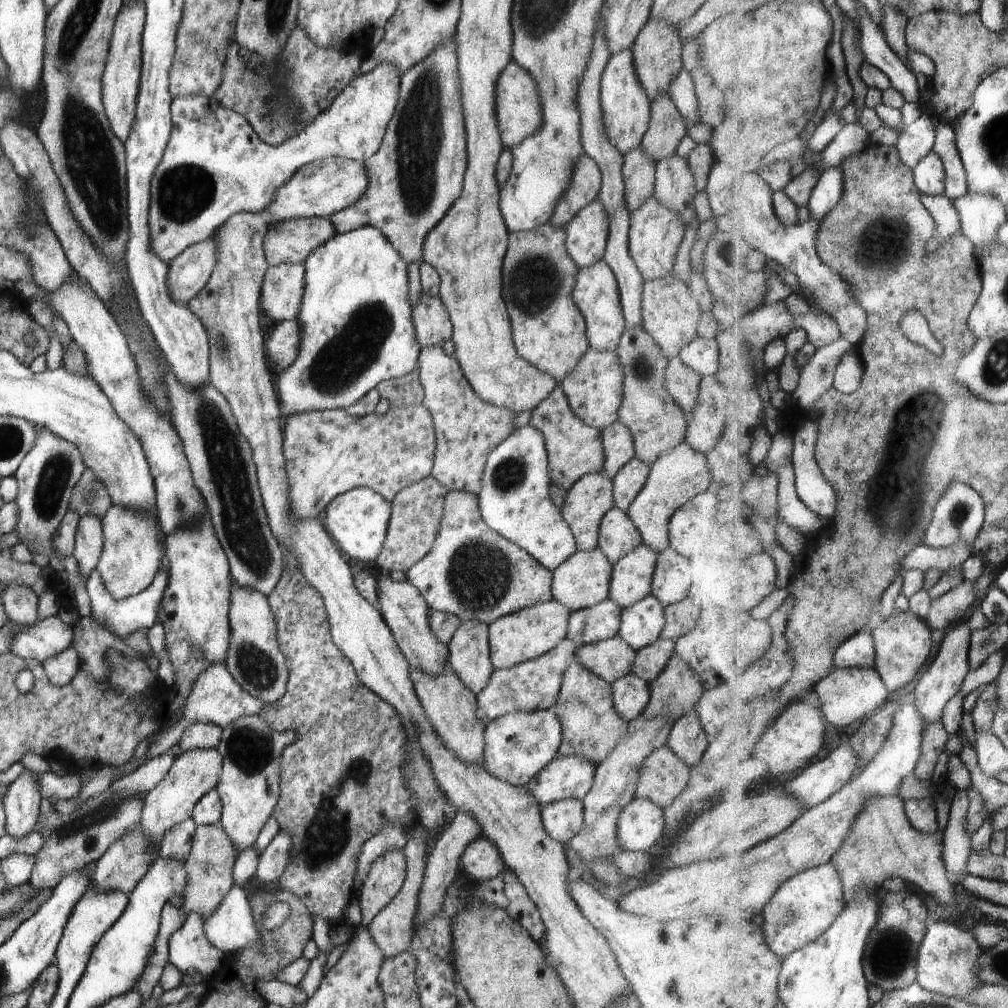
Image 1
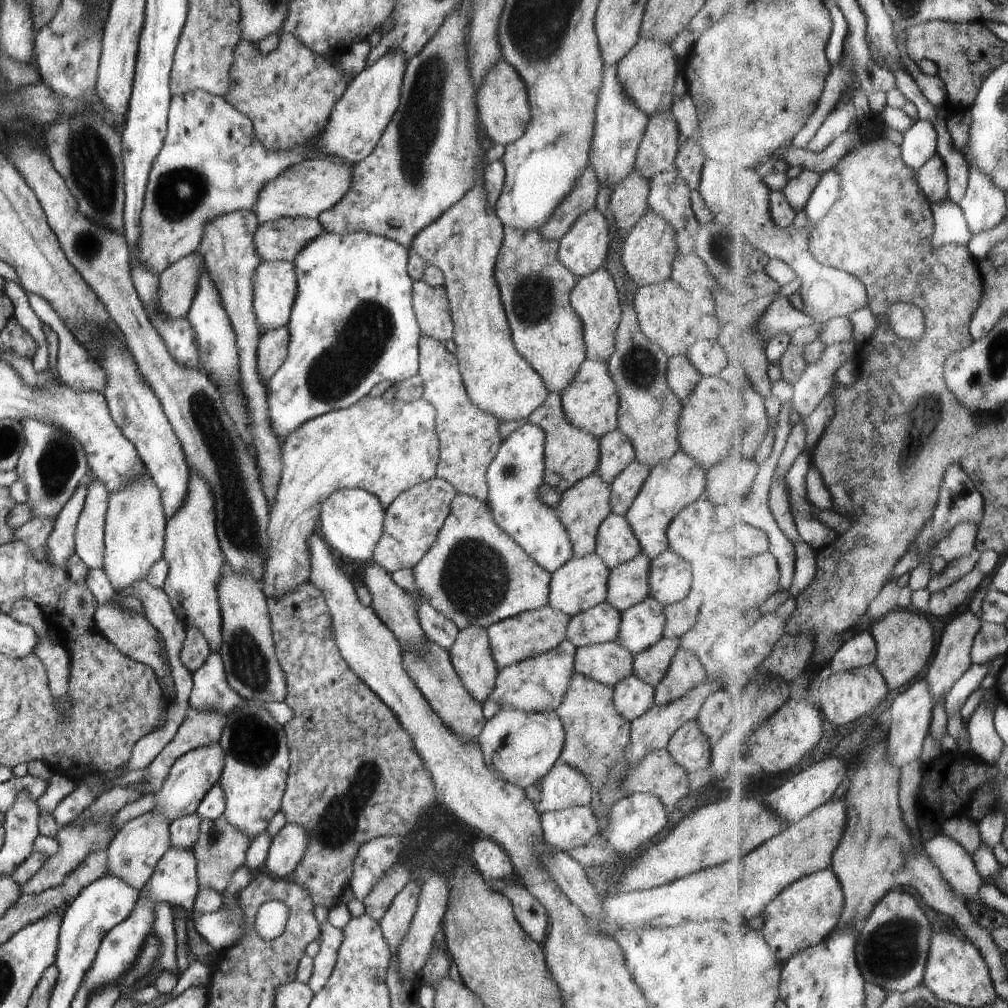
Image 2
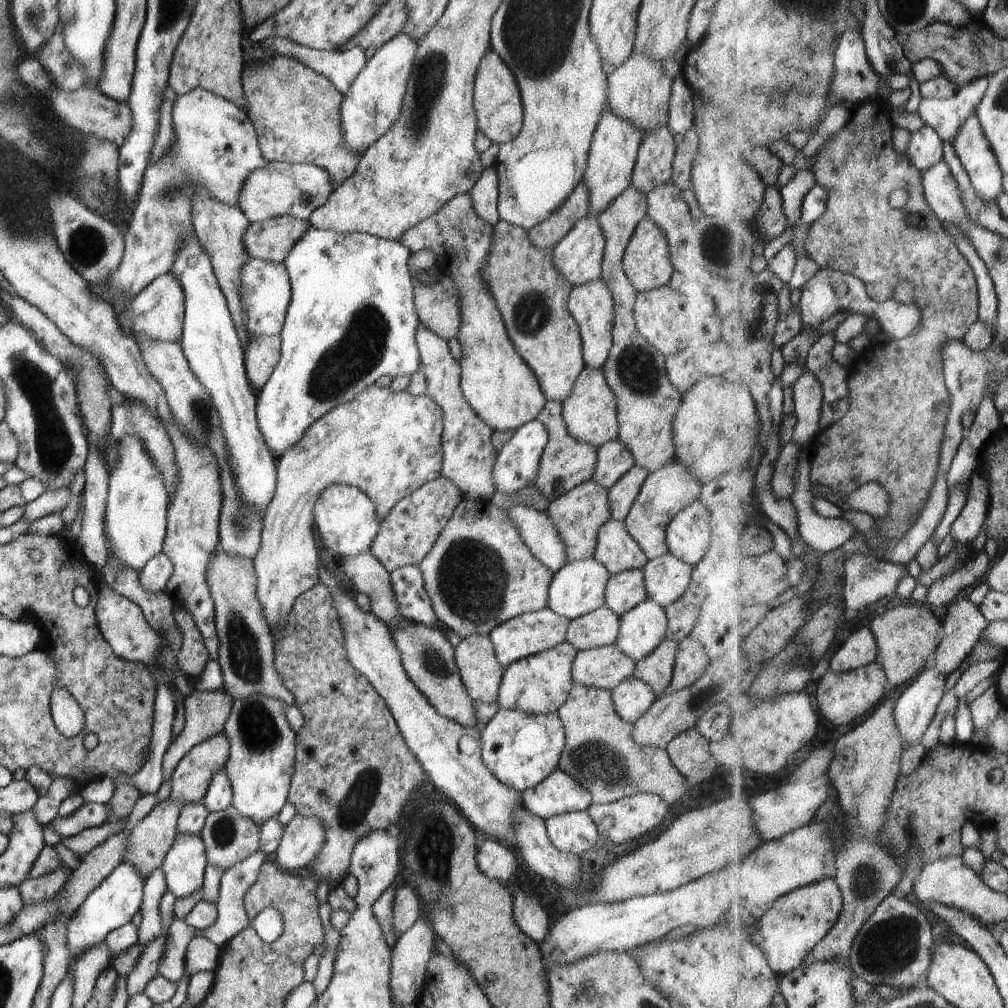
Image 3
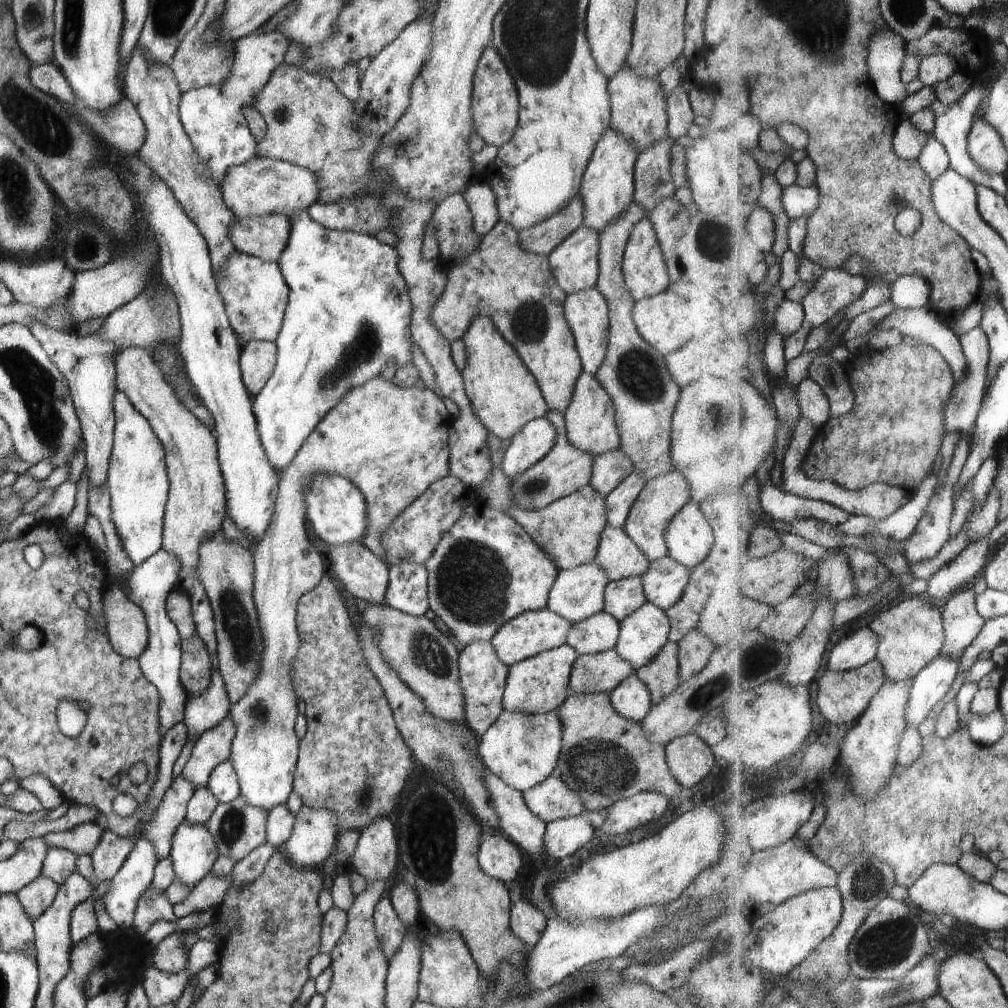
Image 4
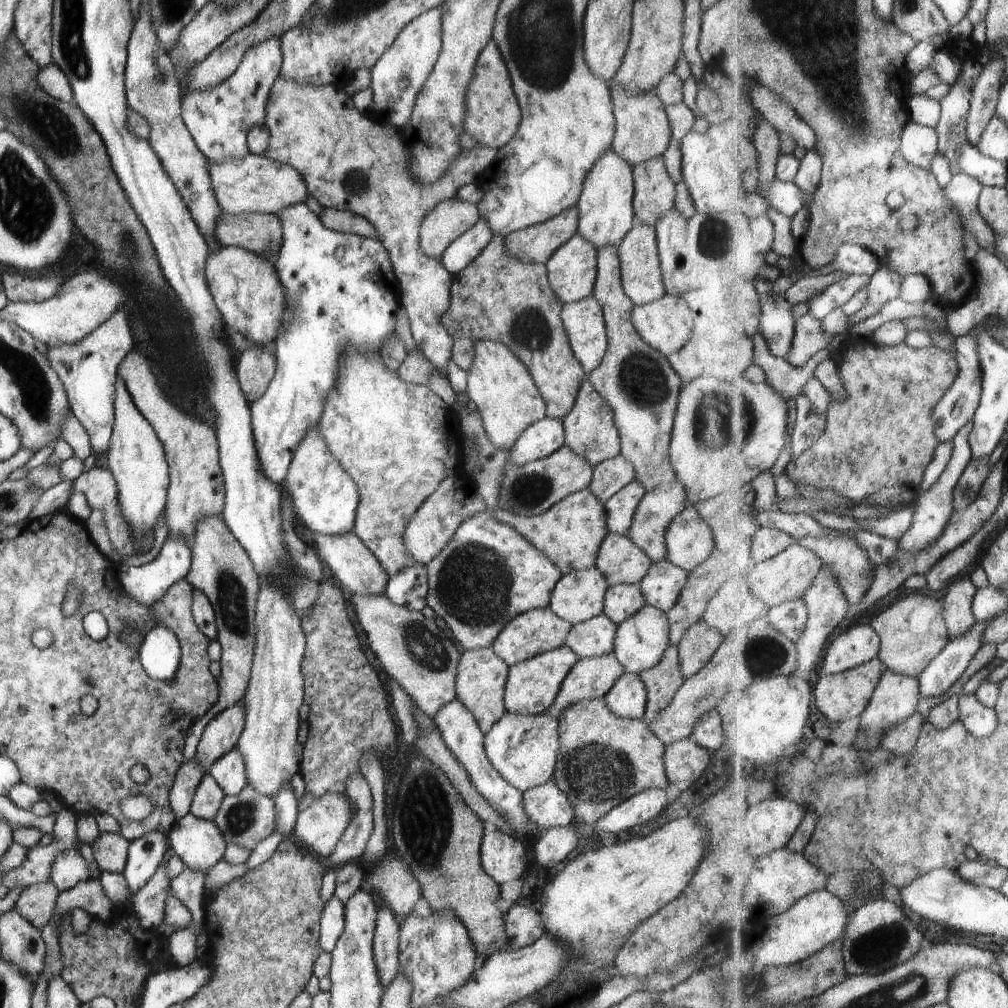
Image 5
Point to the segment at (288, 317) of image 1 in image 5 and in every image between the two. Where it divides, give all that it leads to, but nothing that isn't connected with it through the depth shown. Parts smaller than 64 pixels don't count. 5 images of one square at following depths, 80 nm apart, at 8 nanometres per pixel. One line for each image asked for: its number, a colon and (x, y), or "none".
2: (275, 285)
3: (265, 287)
4: (255, 293)
5: (246, 290)

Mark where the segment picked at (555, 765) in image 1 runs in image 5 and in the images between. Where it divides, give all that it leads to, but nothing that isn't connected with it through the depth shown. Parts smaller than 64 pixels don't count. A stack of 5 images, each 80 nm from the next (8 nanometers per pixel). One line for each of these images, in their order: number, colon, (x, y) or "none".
2: (563, 787)
3: (559, 793)
4: (551, 800)
5: (547, 805)

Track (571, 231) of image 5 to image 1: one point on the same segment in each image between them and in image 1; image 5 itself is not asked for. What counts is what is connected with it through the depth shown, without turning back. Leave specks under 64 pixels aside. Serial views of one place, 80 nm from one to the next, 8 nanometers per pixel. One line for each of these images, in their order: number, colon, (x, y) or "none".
1: (585, 183)
2: (583, 197)
3: (547, 235)
4: (545, 237)

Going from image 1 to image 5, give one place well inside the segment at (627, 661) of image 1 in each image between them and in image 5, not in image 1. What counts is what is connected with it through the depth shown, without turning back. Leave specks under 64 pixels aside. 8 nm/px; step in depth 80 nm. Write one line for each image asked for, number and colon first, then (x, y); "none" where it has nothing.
2: (608, 663)
3: (604, 668)
4: (596, 673)
5: (590, 678)

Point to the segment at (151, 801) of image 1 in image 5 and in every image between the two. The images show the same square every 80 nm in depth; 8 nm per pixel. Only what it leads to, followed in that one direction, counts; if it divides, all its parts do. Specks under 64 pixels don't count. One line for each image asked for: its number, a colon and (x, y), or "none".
2: (192, 775)
3: (189, 782)
4: (214, 747)
5: (221, 734)

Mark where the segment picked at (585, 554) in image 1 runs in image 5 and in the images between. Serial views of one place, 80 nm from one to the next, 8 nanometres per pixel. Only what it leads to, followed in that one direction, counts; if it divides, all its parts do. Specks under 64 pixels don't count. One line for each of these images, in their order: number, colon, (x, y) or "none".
2: (579, 585)
3: (578, 588)
4: (577, 593)
5: (577, 597)

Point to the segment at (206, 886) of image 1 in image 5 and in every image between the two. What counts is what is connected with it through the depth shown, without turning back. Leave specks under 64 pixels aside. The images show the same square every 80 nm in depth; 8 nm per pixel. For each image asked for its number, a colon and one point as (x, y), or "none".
2: (220, 848)
3: (229, 838)
4: (237, 828)
5: (247, 818)

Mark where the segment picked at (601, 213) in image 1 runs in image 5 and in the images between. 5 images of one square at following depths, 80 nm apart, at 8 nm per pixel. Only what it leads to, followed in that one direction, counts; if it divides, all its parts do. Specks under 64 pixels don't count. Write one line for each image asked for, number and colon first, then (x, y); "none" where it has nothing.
2: (582, 250)
3: (578, 256)
4: (574, 263)
5: (572, 269)

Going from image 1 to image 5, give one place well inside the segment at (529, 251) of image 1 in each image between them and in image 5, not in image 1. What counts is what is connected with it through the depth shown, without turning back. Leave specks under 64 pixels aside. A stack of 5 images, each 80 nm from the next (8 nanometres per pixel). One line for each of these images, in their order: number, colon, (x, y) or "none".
2: (534, 285)
3: (531, 296)
4: (514, 288)
5: (497, 298)

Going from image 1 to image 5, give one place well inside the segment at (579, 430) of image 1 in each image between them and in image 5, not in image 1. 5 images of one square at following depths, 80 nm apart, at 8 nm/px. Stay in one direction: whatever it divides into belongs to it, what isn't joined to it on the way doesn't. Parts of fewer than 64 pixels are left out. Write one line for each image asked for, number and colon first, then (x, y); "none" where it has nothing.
2: (571, 454)
3: (566, 462)
4: (565, 469)
5: (530, 489)

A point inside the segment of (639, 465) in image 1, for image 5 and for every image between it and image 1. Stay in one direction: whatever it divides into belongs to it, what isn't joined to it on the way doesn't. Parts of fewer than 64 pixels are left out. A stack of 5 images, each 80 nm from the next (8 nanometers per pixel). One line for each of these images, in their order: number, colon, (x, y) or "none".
2: (625, 487)
3: (621, 496)
4: (619, 502)
5: (620, 509)

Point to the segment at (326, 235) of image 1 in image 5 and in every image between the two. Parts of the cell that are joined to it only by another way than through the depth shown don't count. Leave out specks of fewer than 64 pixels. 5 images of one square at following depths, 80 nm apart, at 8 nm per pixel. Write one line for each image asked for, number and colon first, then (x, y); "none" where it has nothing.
2: (280, 240)
3: (271, 239)
4: (265, 237)
5: (257, 233)

